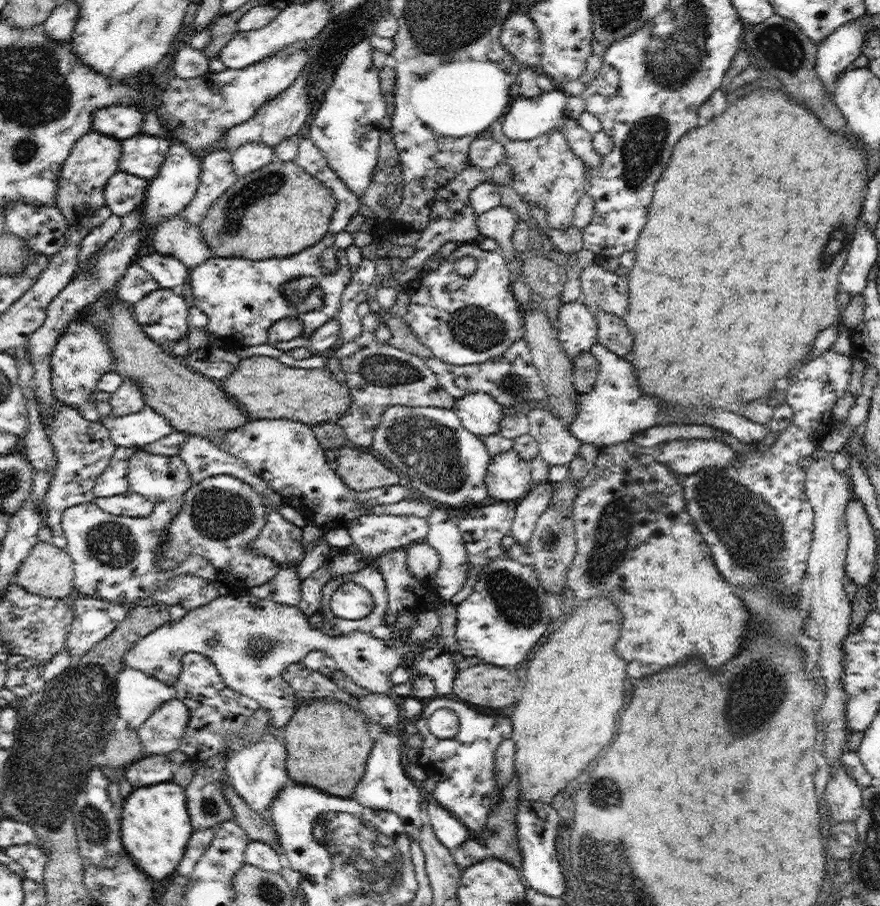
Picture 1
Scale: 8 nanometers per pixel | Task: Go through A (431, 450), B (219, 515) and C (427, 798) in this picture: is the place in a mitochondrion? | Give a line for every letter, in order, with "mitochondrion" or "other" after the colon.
A: mitochondrion
B: mitochondrion
C: other

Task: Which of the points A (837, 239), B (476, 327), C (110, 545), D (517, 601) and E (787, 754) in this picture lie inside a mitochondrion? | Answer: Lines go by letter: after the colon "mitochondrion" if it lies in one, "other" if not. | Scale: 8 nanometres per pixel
A: mitochondrion
B: mitochondrion
C: mitochondrion
D: mitochondrion
E: other

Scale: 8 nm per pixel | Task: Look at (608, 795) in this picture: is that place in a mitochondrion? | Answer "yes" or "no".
yes

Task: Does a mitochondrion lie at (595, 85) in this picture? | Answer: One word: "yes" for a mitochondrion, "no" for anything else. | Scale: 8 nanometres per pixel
no

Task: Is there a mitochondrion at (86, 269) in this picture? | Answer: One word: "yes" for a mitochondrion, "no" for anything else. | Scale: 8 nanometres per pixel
no

